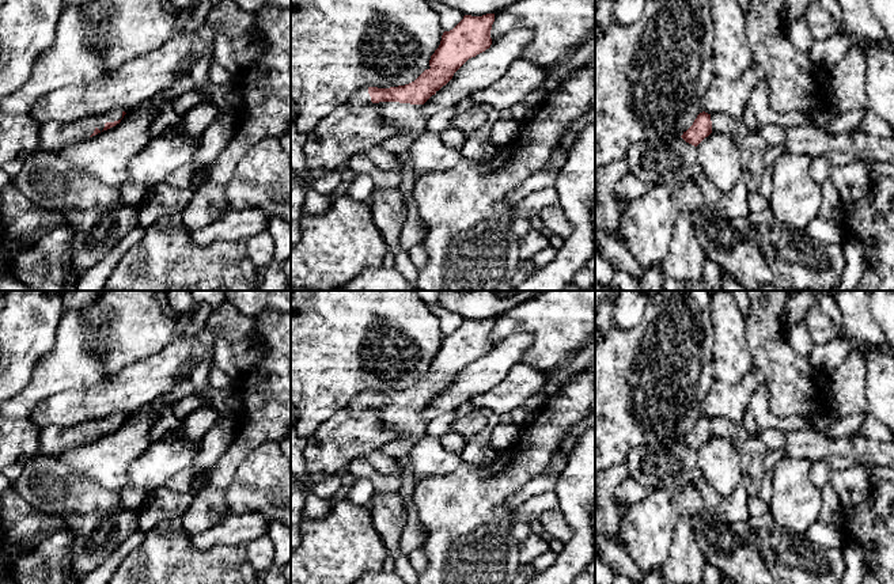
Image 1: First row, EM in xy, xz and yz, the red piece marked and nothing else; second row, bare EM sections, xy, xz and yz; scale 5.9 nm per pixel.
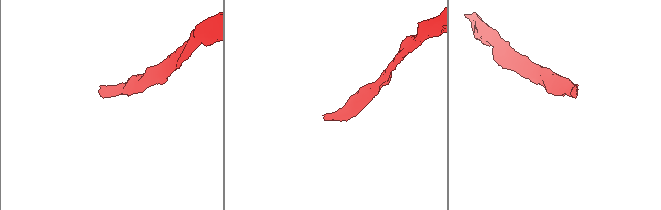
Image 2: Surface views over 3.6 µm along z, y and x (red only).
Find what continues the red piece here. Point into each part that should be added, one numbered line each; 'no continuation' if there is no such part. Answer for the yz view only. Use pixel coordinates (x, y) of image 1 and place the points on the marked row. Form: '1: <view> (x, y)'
1: yz (752, 146)

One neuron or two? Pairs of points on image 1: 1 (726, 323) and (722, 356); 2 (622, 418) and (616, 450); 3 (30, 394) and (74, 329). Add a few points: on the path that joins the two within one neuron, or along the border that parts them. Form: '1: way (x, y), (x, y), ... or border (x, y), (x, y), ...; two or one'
1: way (726, 332), (726, 348); one
2: way (616, 427), (616, 442); one
3: way (46, 378), (69, 355), (69, 345); one

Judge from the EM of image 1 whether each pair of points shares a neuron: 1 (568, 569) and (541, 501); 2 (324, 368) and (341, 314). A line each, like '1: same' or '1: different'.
1: different
2: same

